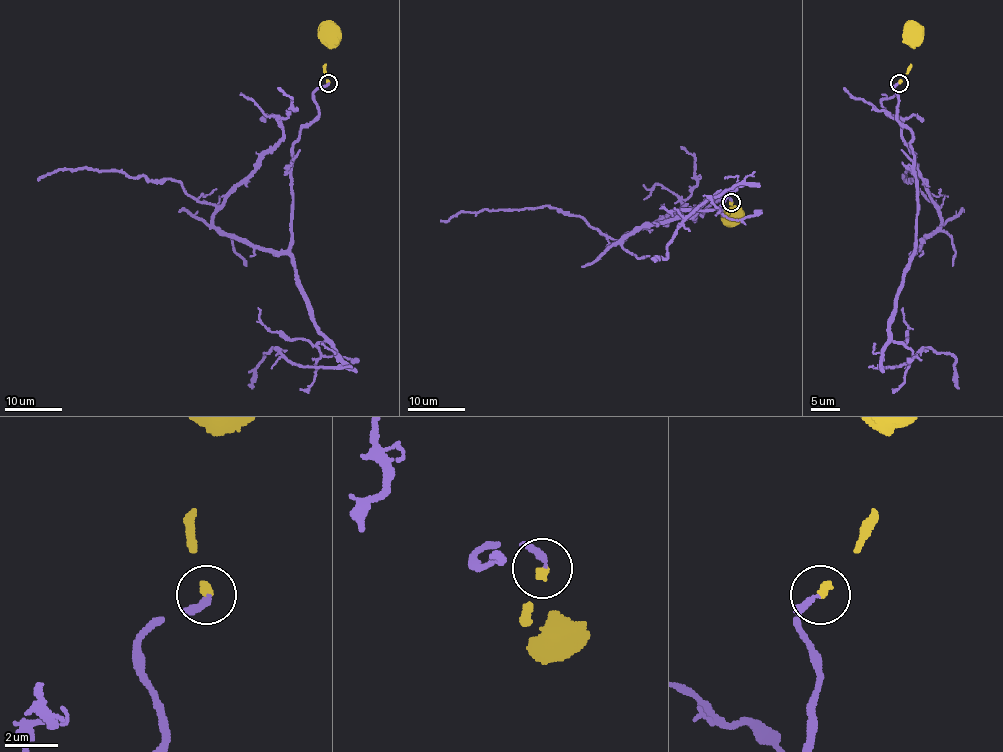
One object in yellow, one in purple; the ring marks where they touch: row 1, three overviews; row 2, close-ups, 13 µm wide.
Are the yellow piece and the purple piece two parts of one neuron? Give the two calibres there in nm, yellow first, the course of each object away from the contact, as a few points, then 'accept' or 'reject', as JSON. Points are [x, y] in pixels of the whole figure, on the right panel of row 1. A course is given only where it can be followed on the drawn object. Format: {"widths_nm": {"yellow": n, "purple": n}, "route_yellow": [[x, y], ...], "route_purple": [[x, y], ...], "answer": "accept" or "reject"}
{"widths_nm": {"yellow": 280, "purple": 220}, "route_yellow": [[898, 82], [910, 65], [911, 43], [907, 27], [913, 27]], "route_purple": [[898, 82], [914, 251], [940, 225], [906, 169], [919, 180]], "answer": "accept"}

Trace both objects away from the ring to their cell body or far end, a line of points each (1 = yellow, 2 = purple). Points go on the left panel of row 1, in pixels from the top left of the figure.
1: (327, 82), (325, 72), (329, 43), (325, 35), (326, 27)
2: (327, 82), (293, 146), (284, 251), (224, 235), (215, 206), (176, 180), (79, 169), (38, 180)

